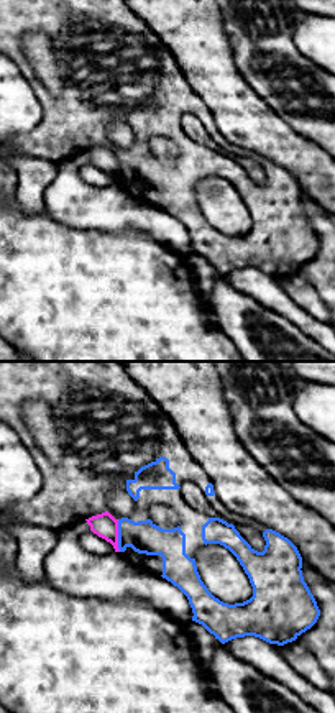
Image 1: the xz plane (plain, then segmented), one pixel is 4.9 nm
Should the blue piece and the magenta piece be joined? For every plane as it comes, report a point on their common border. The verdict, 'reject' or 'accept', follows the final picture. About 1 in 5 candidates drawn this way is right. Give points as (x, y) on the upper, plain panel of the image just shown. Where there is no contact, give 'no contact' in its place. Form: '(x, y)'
(119, 168)

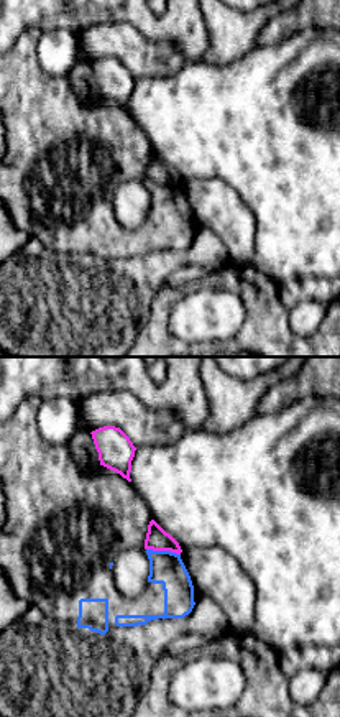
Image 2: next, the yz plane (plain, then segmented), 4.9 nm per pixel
(163, 183)

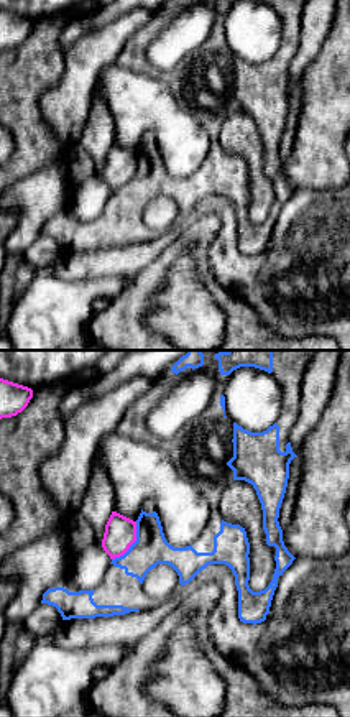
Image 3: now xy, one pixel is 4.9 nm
(133, 175)

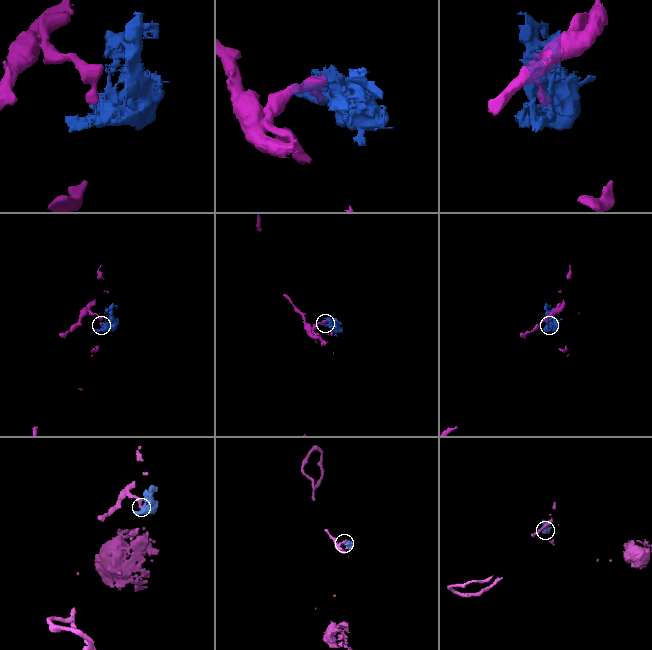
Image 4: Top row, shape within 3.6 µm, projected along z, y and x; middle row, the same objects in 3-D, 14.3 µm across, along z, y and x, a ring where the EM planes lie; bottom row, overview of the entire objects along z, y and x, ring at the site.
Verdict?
reject

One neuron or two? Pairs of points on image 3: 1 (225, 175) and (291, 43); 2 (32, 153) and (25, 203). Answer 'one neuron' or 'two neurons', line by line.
1: one neuron
2: two neurons

